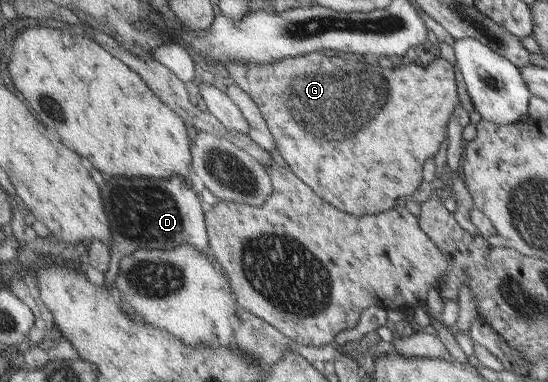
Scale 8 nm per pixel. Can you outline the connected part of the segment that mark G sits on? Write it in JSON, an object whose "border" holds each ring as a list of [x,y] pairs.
{"border":[[[309,53],[303,56],[295,56],[284,59],[280,62],[261,65],[245,65],[245,63],[225,63],[225,69],[229,73],[233,84],[255,101],[255,105],[265,120],[267,129],[274,141],[274,148],[285,161],[286,166],[302,182],[305,182],[309,189],[313,190],[324,202],[328,202],[335,209],[341,210],[346,214],[359,217],[370,216],[387,212],[401,205],[401,197],[405,199],[413,198],[413,192],[419,187],[422,180],[422,167],[427,159],[431,159],[437,153],[441,141],[446,139],[446,125],[455,106],[459,103],[457,98],[457,87],[455,86],[455,77],[453,76],[453,65],[449,64],[443,58],[438,57],[426,68],[416,66],[415,64],[397,65],[391,69],[383,69],[381,65],[362,64],[354,57],[329,57],[329,53]]]}

